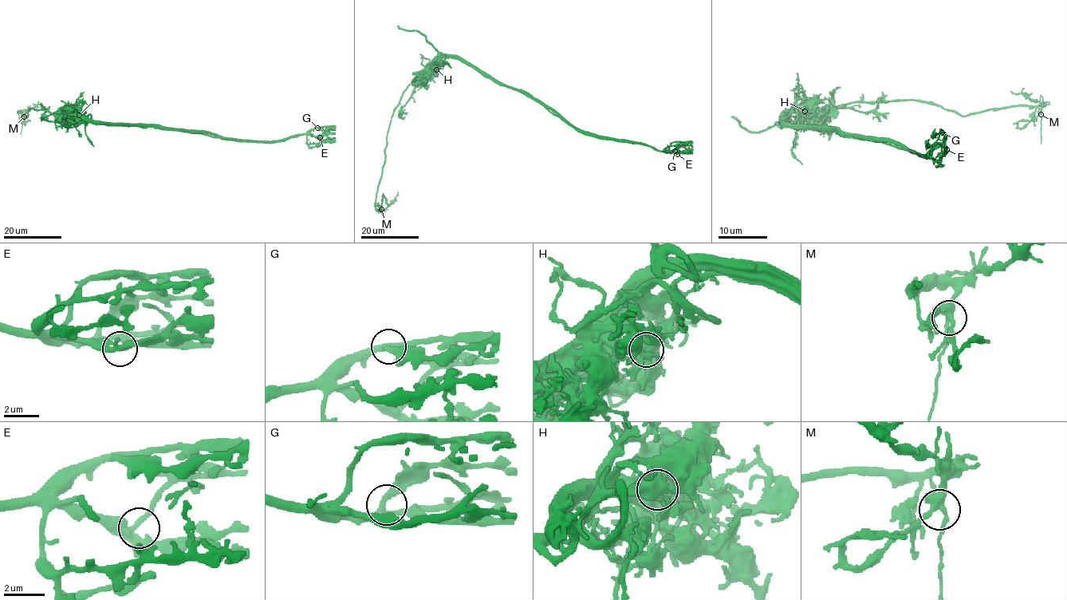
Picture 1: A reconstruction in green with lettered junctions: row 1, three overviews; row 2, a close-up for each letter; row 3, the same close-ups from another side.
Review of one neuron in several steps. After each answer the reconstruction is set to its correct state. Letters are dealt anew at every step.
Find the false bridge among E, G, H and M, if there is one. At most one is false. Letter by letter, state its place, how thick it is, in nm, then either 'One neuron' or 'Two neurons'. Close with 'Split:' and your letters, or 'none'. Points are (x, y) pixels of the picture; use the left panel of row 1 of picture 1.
E: Place: (320, 137). Thickness 320 nm. One neuron
G: Place: (317, 128). Thickness 300 nm. One neuron
H: Place: (79, 115). Thickness 650 nm. Two neurons
M: Place: (24, 116). Thickness 380 nm. One neuron
Split: H

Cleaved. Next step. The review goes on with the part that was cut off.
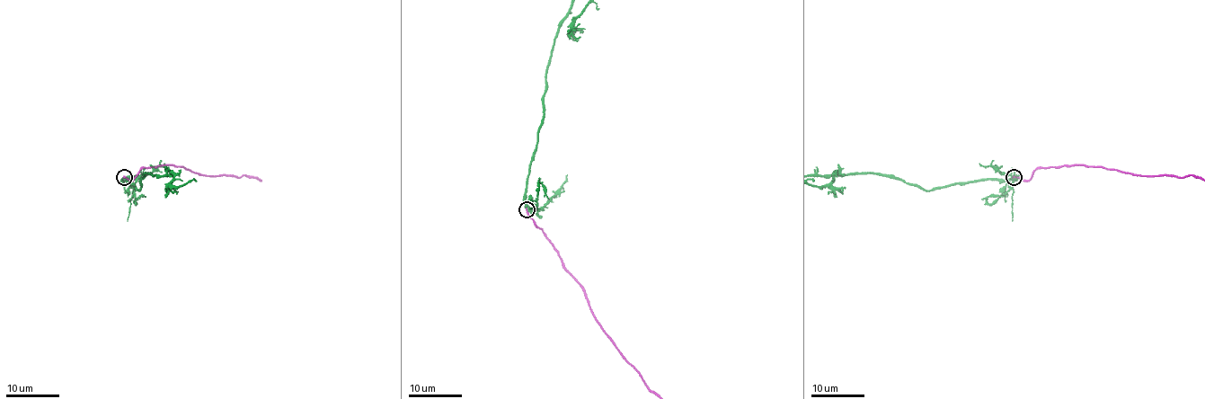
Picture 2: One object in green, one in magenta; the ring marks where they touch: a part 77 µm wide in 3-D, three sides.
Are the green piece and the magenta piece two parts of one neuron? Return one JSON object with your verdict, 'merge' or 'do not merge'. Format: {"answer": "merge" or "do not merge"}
{"answer": "merge"}

